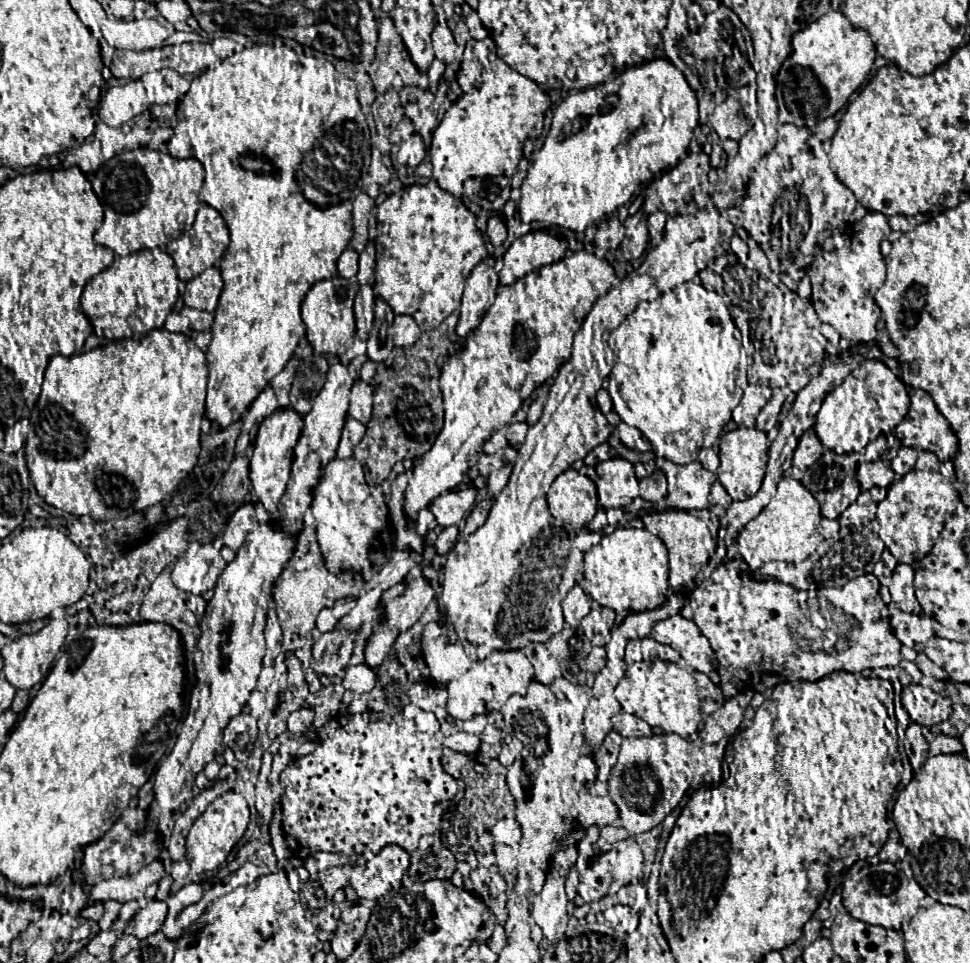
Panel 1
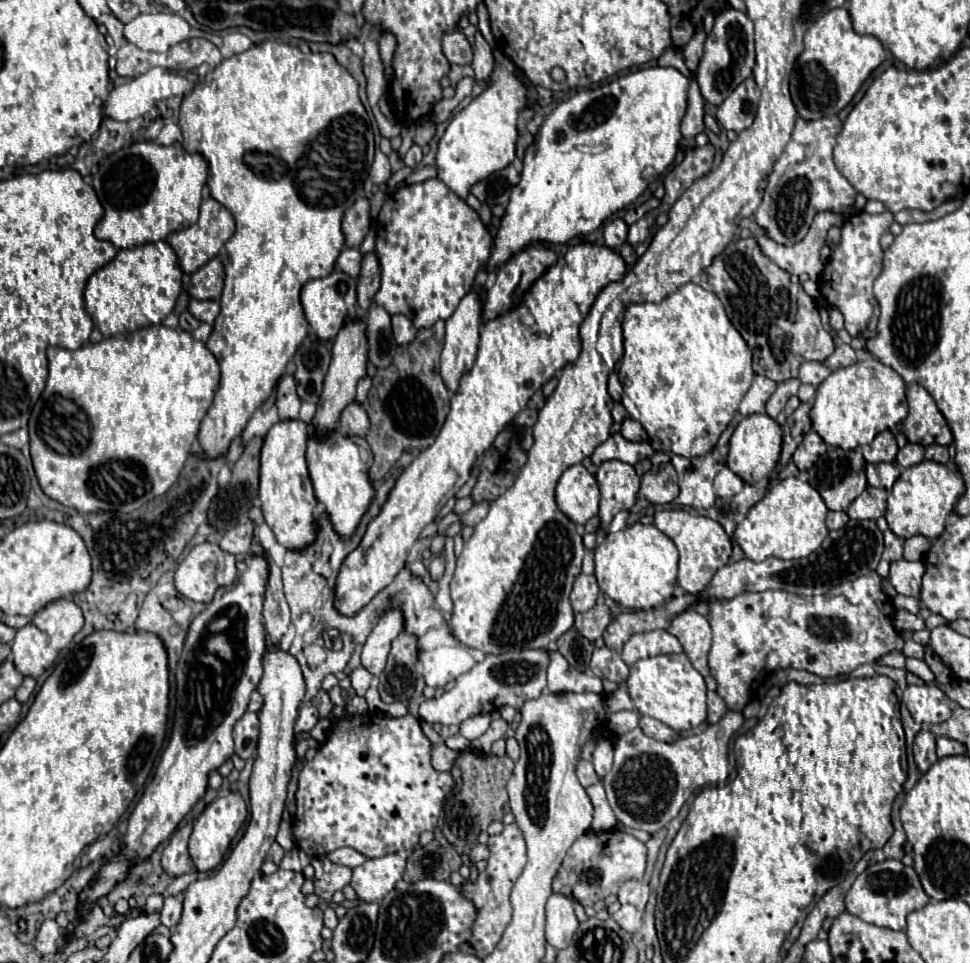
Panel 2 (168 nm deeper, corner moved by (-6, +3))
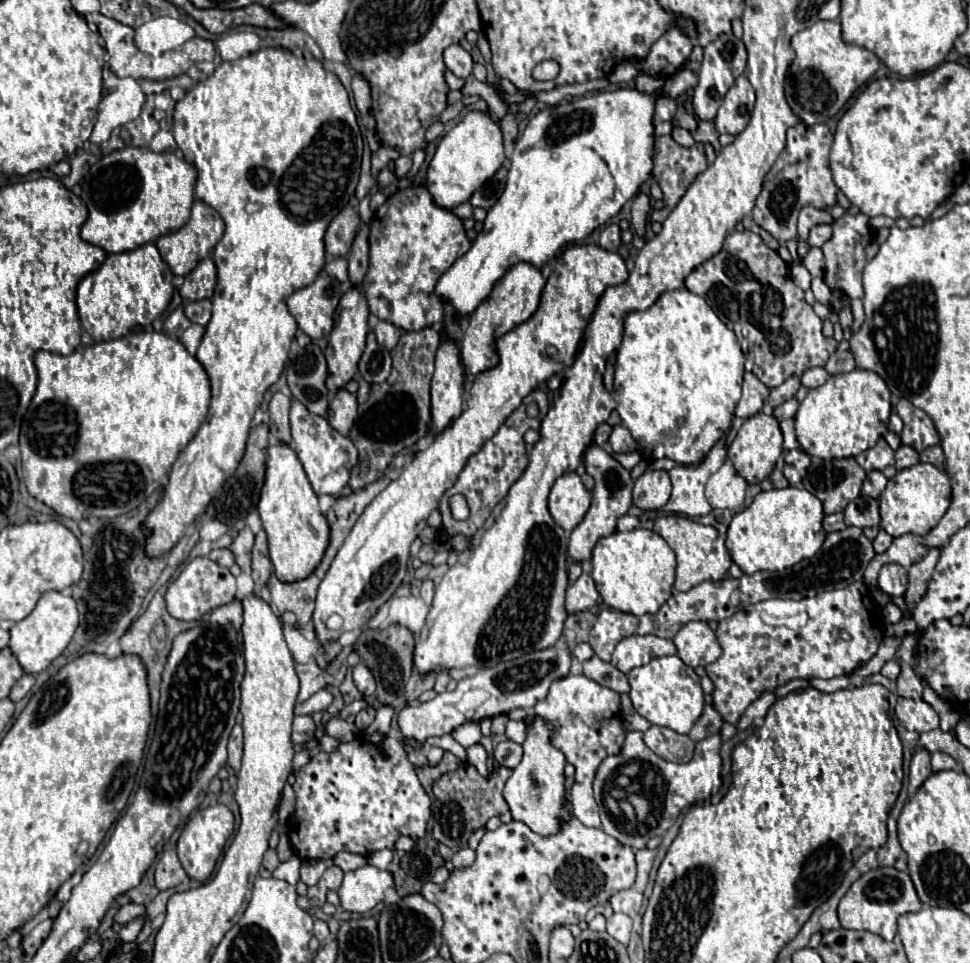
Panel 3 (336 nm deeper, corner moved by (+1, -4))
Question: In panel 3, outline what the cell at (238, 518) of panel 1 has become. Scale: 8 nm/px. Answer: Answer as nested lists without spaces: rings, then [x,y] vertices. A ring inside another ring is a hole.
[[[215,549],[215,551],[209,553],[209,559],[219,563],[221,567],[231,567],[235,563],[235,557],[233,557],[233,553],[229,549]]]

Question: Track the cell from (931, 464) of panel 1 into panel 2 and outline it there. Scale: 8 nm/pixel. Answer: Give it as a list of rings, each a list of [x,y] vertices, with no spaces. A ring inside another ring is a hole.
[[[932,444],[932,446],[926,448],[926,460],[934,460],[938,464],[946,464],[950,460],[950,456],[948,456],[948,450],[944,446]]]

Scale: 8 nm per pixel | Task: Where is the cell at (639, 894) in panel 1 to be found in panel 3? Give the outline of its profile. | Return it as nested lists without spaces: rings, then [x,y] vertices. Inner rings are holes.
[[[625,889],[611,897],[611,907],[613,907],[613,911],[627,913],[627,915],[635,917],[641,909],[641,901],[643,901],[641,893],[637,893],[635,889]]]

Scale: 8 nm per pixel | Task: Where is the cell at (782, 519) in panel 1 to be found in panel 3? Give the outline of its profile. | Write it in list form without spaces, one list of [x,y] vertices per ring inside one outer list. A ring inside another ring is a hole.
[[[785,487],[785,489],[761,491],[747,509],[743,509],[741,513],[737,513],[733,517],[733,521],[729,523],[729,529],[727,529],[725,545],[731,553],[733,563],[739,565],[741,571],[747,575],[753,575],[757,571],[783,571],[803,559],[811,559],[821,549],[821,545],[825,541],[825,531],[821,525],[823,517],[825,517],[825,513],[823,513],[821,501],[805,489]]]

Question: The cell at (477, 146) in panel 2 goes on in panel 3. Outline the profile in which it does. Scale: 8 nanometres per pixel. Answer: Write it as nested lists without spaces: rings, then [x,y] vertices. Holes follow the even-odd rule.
[[[481,111],[467,113],[437,145],[427,169],[427,189],[433,201],[443,209],[453,209],[465,201],[503,165],[503,135],[499,125]]]

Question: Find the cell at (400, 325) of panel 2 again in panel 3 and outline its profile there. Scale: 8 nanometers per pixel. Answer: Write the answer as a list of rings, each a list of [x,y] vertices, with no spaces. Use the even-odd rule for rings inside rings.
[[[379,321],[373,331],[375,331],[375,337],[377,337],[377,343],[381,347],[389,349],[389,351],[397,345],[397,341],[401,337],[401,331],[393,323],[387,323],[387,321]]]

